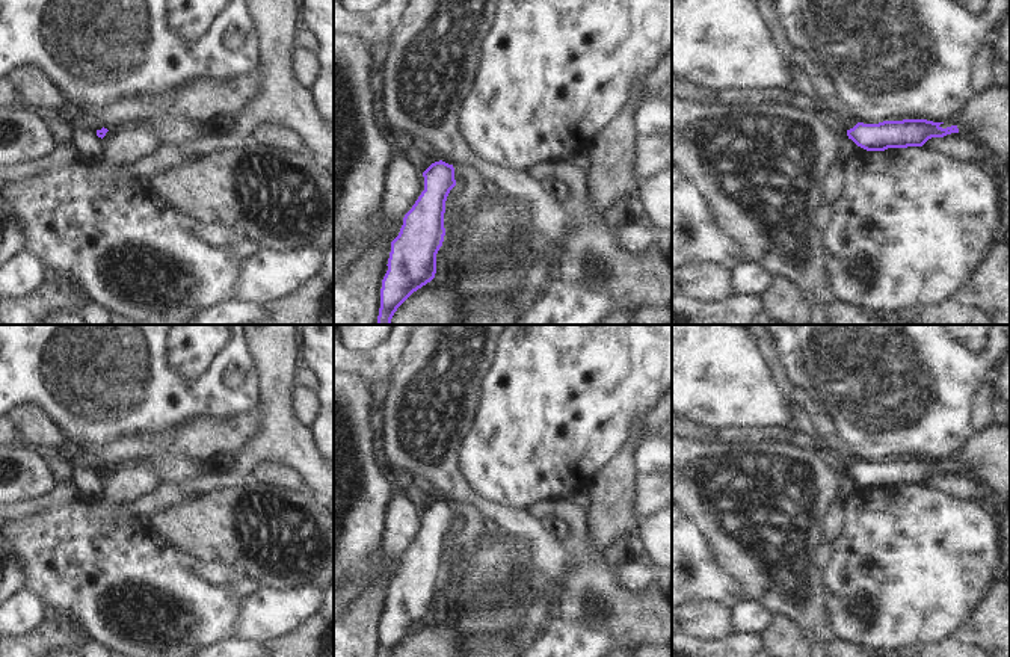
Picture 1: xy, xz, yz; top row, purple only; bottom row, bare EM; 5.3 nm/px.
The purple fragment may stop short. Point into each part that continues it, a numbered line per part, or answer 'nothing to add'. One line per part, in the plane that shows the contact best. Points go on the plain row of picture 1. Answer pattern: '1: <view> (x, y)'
nothing to add.

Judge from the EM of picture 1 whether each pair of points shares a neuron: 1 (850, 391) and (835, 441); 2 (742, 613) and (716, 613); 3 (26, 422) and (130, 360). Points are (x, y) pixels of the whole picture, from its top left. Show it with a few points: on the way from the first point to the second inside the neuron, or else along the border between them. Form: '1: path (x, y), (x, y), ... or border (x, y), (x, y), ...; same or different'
1: border (819, 402), (832, 417), (837, 432), (855, 455); different
2: border (731, 610), (731, 623), (735, 632); different
3: border (15, 405), (33, 402), (67, 437); different

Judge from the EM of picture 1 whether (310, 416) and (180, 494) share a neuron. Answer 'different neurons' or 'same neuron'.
different neurons

